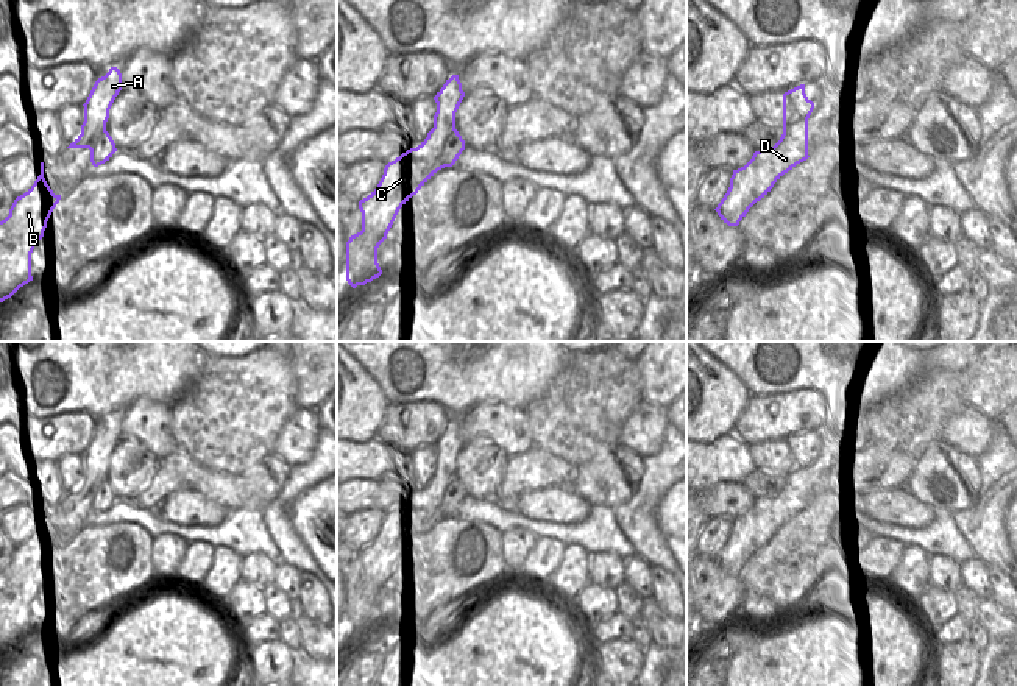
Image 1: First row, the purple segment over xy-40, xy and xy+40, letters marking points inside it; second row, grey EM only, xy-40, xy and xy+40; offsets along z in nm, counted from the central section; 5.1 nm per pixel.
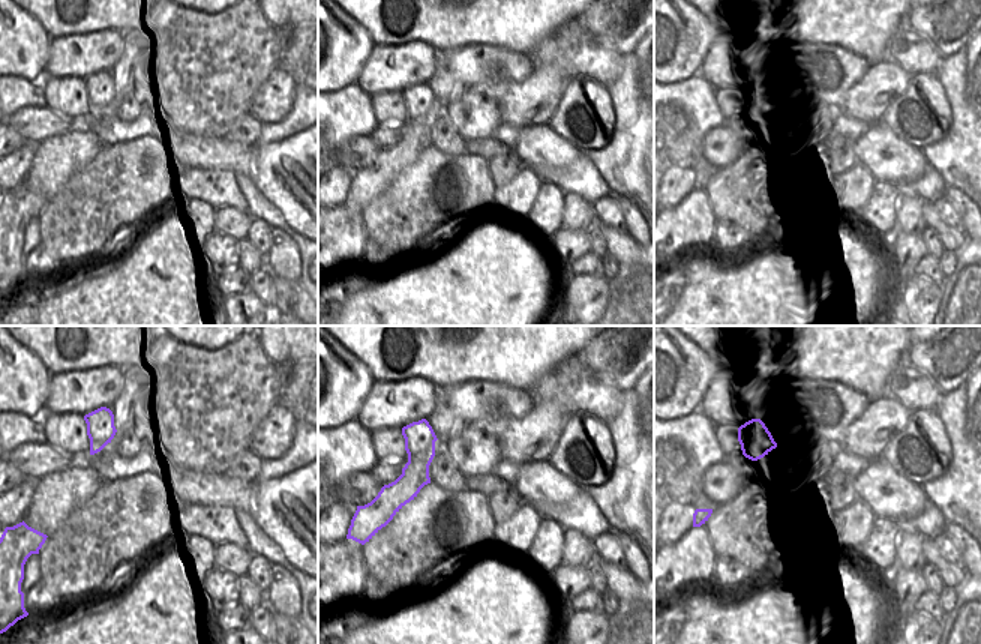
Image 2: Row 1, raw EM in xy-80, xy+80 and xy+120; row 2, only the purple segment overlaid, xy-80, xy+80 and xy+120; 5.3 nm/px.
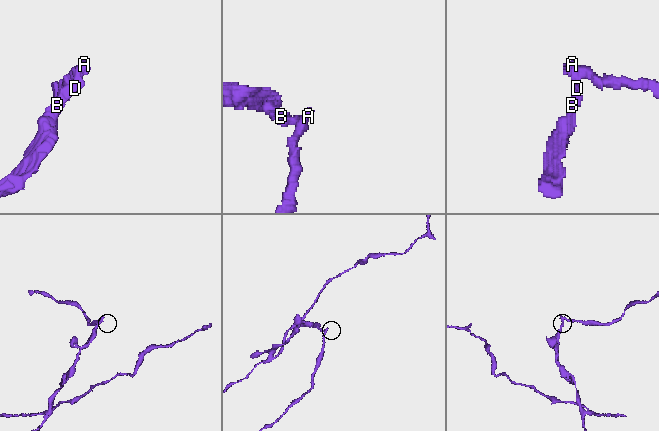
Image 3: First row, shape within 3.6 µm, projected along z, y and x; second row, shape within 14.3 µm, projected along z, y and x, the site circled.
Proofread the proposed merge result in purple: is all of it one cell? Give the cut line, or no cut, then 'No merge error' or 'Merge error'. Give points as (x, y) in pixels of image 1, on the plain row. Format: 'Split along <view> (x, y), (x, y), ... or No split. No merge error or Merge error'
Split along xy+40 (783, 471), (807, 473). Merge error.

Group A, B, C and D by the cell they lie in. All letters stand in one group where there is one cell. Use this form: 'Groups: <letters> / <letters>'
Groups: A / B C D.

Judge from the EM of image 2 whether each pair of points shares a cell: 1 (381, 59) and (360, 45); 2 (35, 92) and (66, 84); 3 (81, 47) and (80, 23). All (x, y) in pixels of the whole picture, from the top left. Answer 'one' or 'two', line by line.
1: two
2: two
3: two

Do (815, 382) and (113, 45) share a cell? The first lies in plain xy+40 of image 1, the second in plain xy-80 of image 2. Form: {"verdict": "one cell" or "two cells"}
{"verdict": "two cells"}

